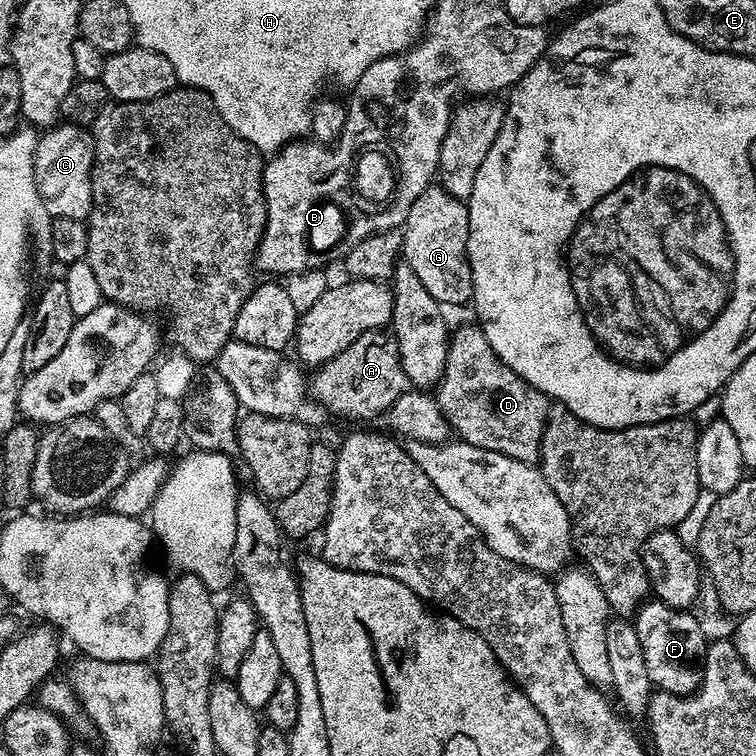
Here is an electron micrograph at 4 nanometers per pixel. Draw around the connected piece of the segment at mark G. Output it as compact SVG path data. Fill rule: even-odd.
M430 186L418 194L410 214L402 225L403 263L418 274L422 286L442 306L468 304L472 299L472 271L468 261L468 205L439 186Z

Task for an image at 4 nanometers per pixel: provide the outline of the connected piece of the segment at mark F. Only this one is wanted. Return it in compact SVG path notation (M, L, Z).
M655 598L641 604L634 613L638 642L642 642L642 658L646 658L646 674L650 674L650 682L661 692L690 696L700 686L704 654L710 640L704 637L699 618L692 614L682 608L666 606Z

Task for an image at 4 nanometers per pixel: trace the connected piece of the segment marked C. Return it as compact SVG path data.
M60 122L37 139L34 150L36 193L40 196L40 208L48 211L49 217L87 221L92 212L93 162L92 134L87 127Z

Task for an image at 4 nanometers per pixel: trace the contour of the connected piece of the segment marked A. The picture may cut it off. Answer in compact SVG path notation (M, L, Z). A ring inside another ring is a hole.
M391 331L367 332L359 336L342 354L330 362L319 365L310 376L310 396L321 404L333 417L345 416L348 420L372 420L389 411L396 399L410 385L406 370L402 368L402 358L398 352L398 342Z

